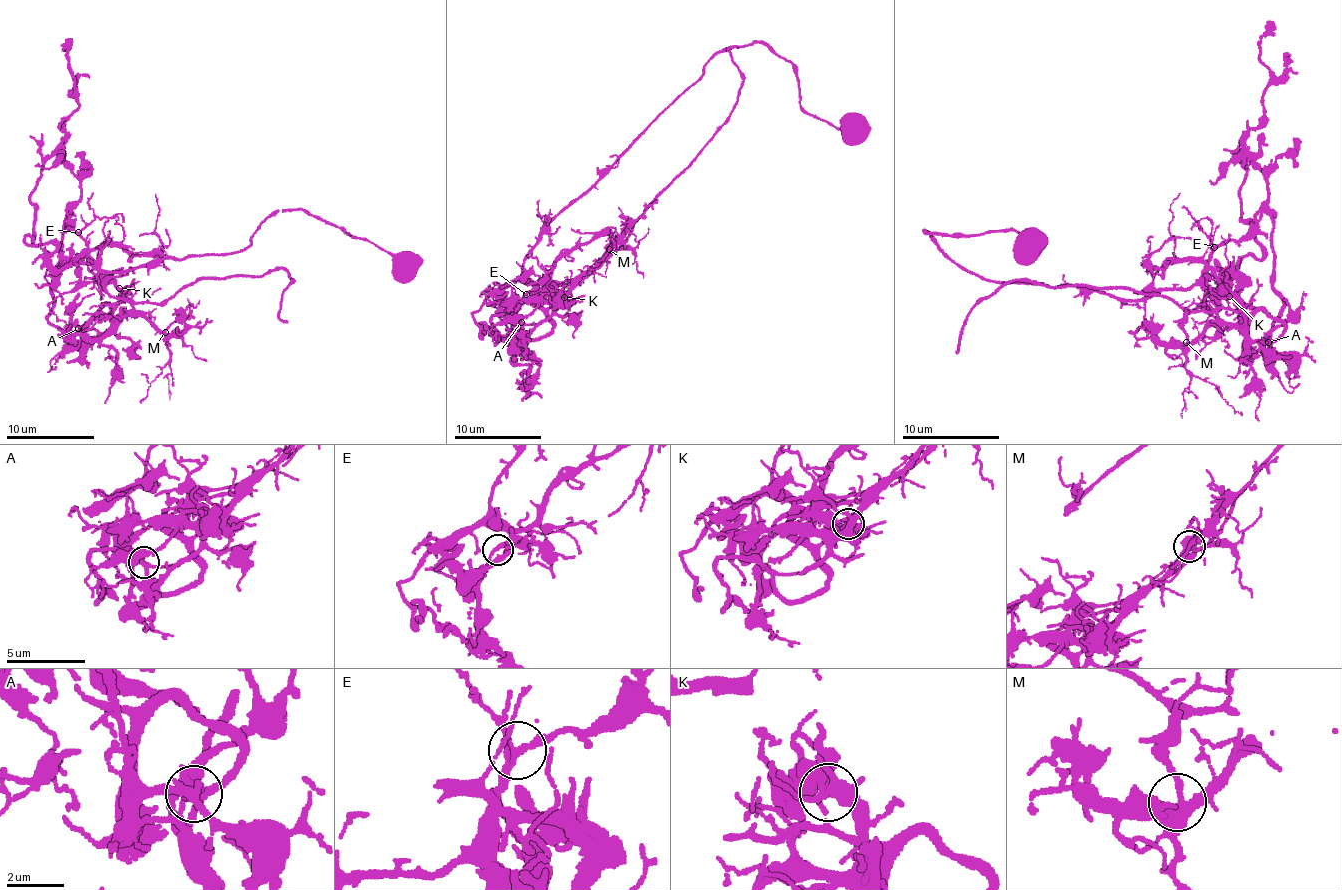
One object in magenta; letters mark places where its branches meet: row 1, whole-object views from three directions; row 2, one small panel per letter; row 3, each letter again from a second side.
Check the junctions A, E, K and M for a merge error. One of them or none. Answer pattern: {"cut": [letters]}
{"cut": ["K"]}

